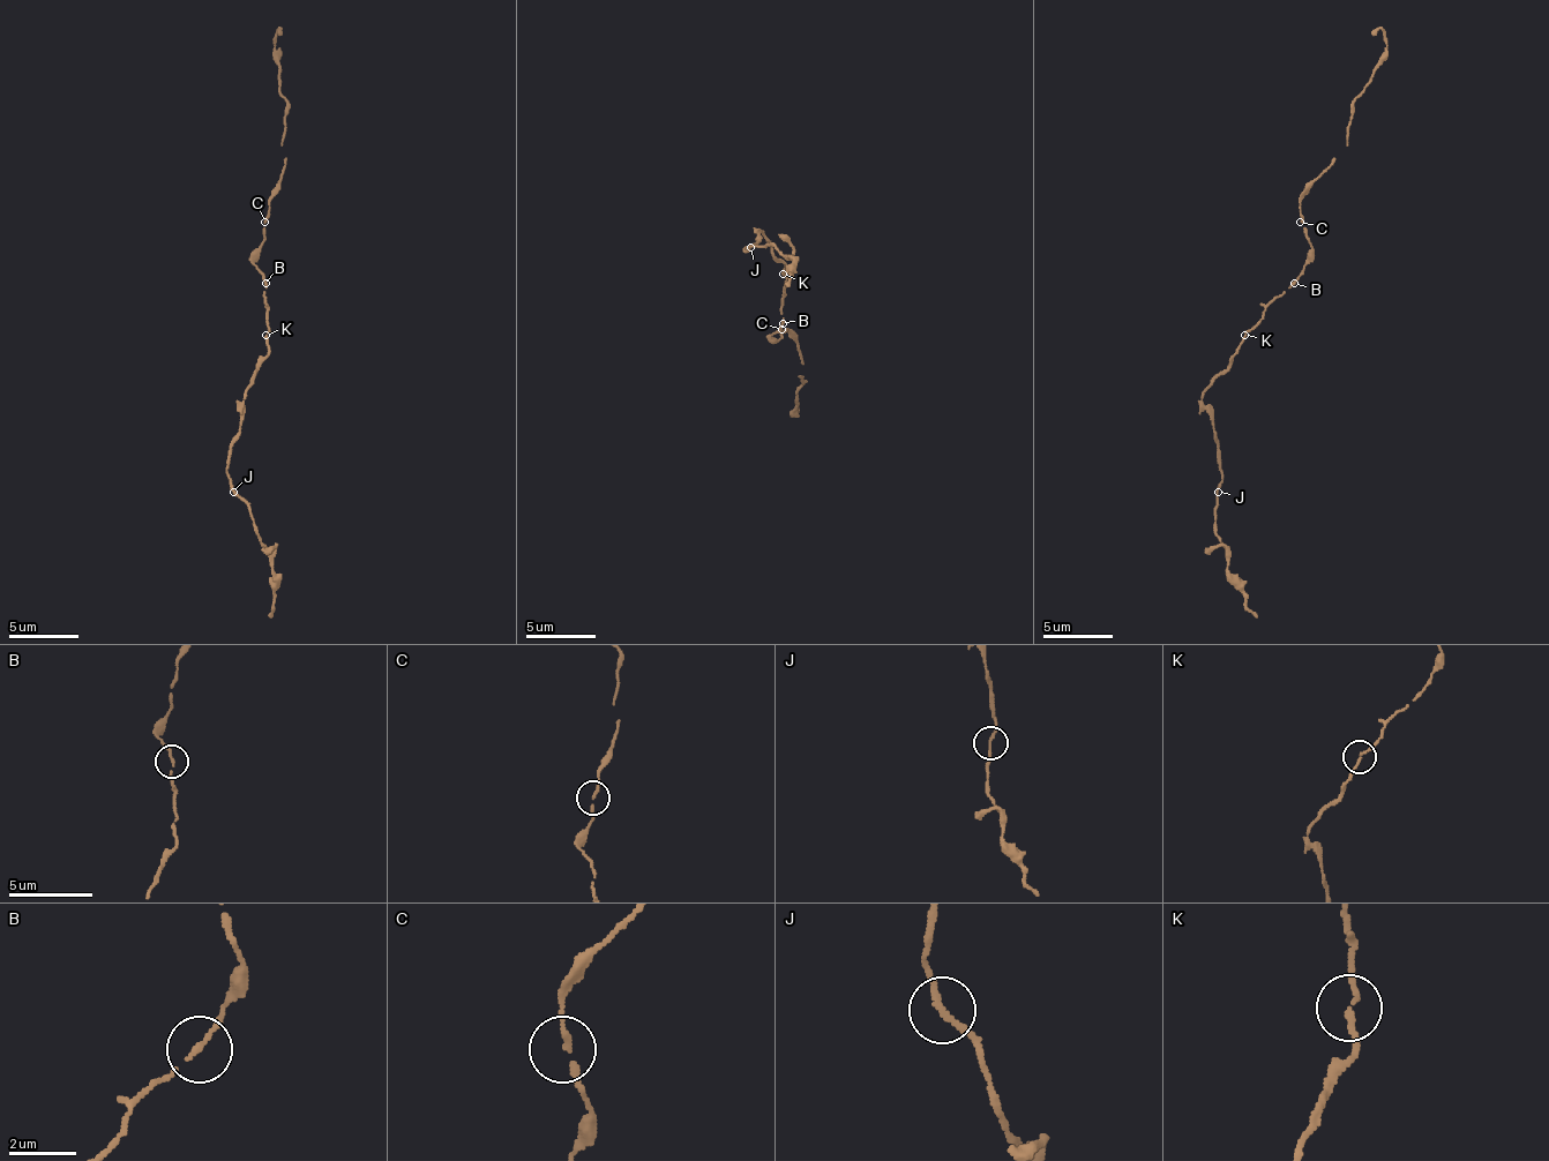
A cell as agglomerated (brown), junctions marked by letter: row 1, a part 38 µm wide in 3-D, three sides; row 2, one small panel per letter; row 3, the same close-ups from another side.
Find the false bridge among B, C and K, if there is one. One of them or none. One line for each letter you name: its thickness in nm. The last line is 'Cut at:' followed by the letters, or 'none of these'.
Cut at: none of these

